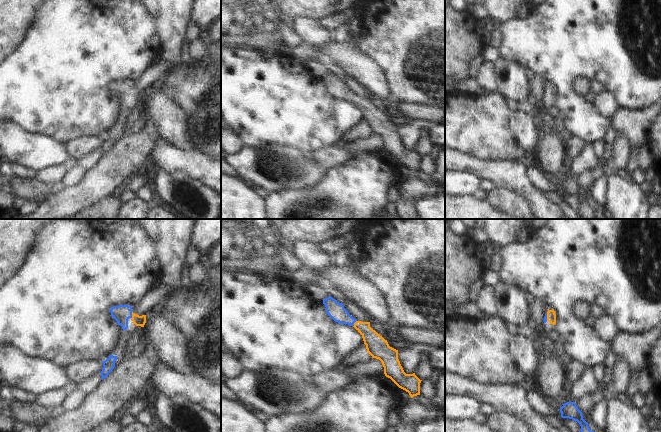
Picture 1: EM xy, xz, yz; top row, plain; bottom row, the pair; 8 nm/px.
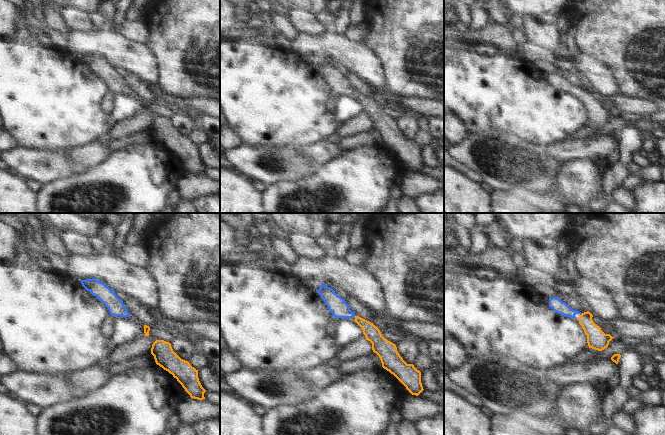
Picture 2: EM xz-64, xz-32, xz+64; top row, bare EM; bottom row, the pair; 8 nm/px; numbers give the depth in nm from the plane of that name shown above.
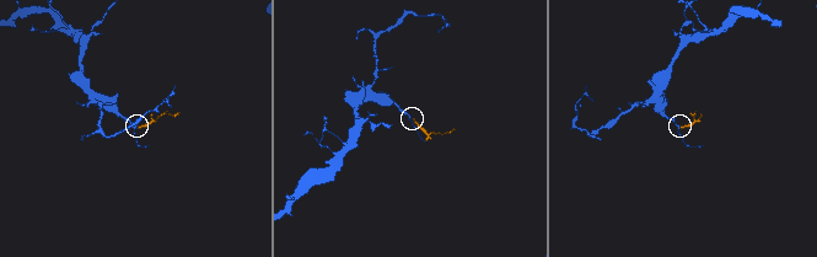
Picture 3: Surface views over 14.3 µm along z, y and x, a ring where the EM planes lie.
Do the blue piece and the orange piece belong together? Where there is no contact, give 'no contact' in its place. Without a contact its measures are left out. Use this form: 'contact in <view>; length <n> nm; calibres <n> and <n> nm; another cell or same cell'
contact in xy; length 50 nm; calibres 140 and 80 nm; same cell

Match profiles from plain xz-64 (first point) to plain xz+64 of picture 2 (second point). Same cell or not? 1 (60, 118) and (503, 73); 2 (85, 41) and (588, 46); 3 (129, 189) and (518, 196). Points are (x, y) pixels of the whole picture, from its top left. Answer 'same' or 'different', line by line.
1: same
2: different
3: same

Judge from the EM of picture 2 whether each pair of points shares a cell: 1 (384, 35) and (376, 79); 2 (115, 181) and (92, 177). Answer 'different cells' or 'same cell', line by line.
1: different cells
2: same cell

